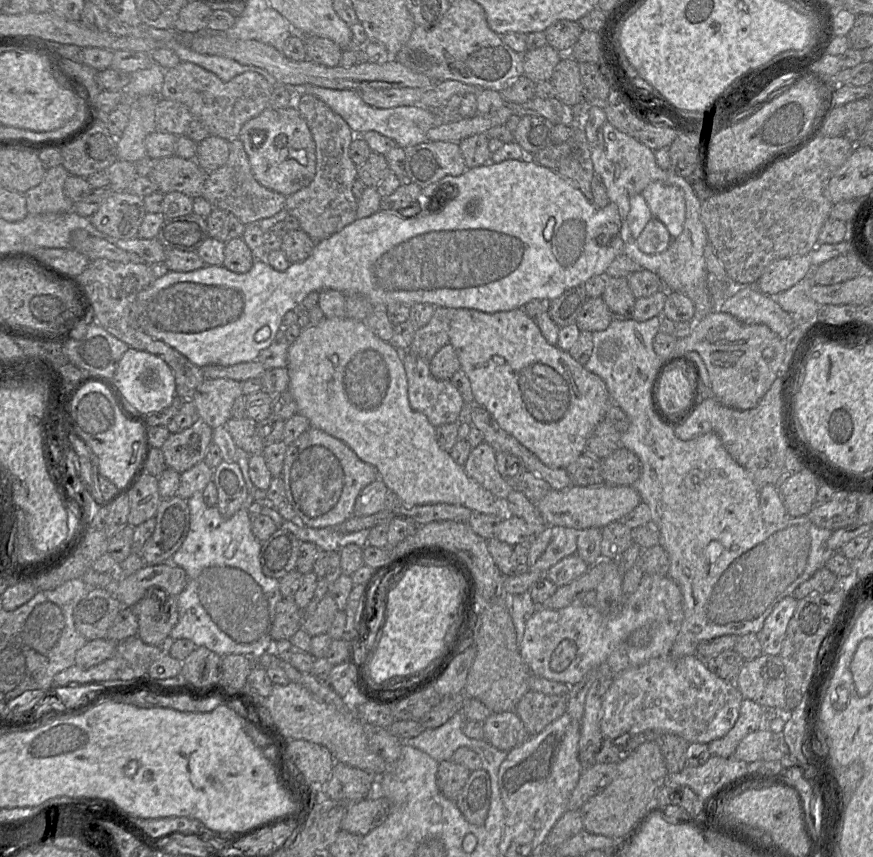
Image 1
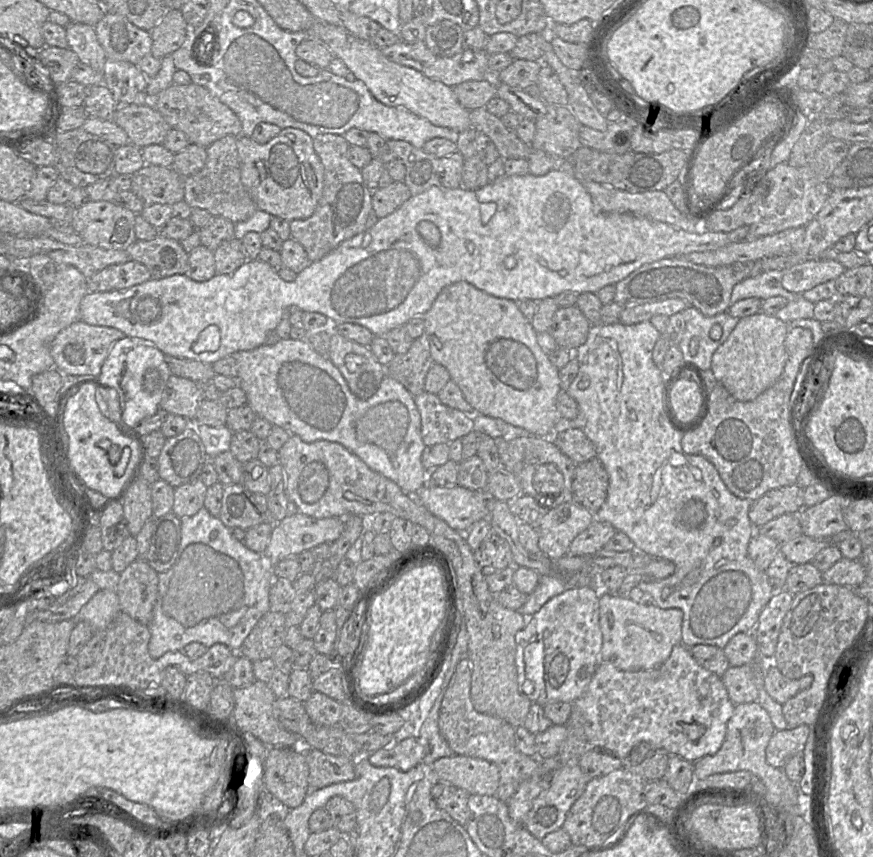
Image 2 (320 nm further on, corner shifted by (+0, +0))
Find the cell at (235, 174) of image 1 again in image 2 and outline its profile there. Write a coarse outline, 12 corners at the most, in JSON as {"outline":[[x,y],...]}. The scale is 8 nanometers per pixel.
{"outline":[[235,136],[206,148],[184,201],[234,224],[258,209],[240,177]]}

